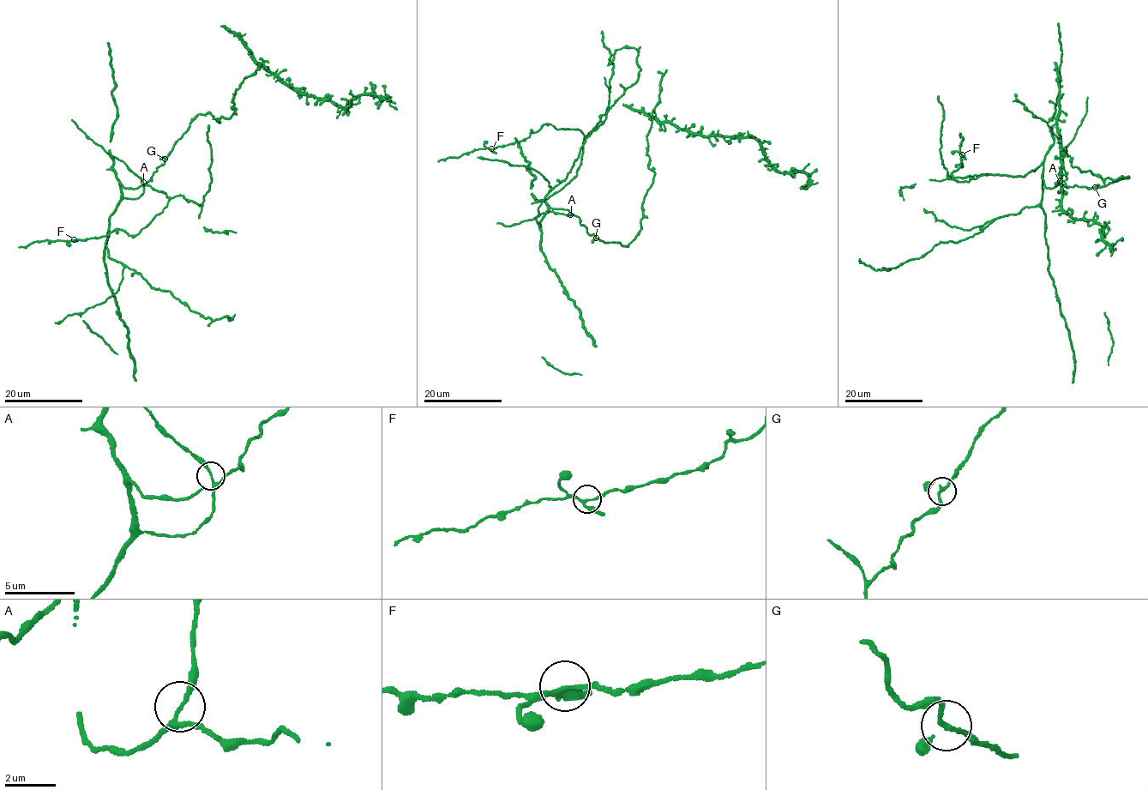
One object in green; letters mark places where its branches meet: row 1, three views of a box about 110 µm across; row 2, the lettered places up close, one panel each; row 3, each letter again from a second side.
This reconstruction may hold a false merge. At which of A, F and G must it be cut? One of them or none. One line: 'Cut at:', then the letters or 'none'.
Cut at: none

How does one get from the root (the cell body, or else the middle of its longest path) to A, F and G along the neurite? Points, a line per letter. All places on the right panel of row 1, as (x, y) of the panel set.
A: (1112, 182), (1089, 189), (1066, 186), (1059, 183), (1060, 181)
F: (1112, 182), (1089, 189), (1046, 188), (1042, 164), (1024, 176), (954, 177), (962, 153)
G: (1112, 182), (1095, 187)

